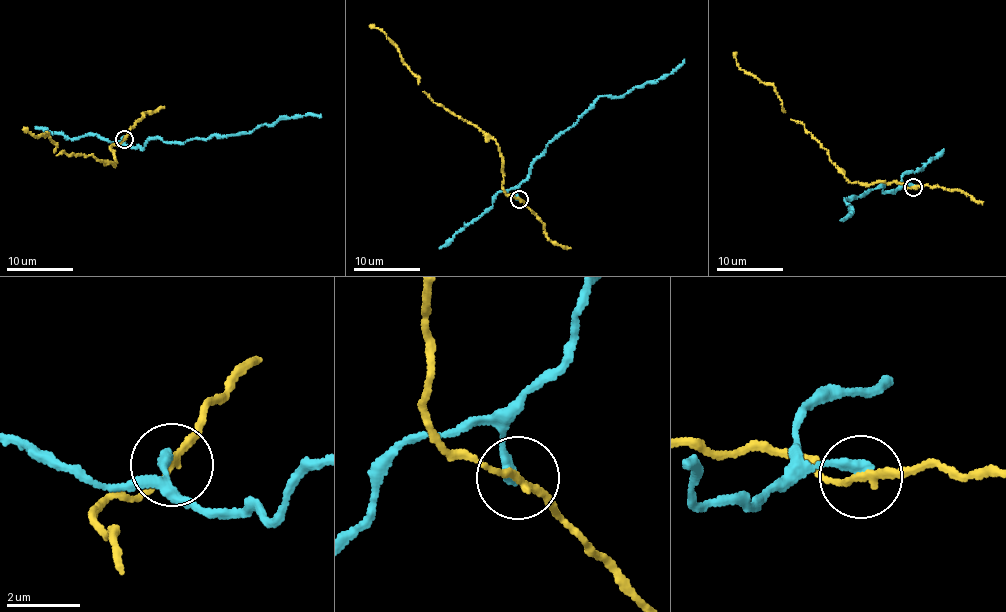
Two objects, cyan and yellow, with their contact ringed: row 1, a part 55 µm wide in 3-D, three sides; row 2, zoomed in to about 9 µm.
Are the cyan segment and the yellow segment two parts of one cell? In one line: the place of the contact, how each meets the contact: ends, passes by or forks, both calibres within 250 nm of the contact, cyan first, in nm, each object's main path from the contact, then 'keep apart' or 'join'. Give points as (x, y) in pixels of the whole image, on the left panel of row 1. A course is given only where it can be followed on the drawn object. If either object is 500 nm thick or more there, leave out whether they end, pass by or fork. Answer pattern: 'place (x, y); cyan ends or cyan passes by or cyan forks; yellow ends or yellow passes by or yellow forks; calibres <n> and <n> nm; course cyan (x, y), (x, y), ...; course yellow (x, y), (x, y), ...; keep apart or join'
place (124, 139); cyan ends; yellow passes by; calibres 320 and 170 nm; course cyan (123, 139), (140, 149), (156, 138), (180, 143), (251, 133), (265, 125), (307, 115), (321, 117); course yellow (124, 138), (110, 146), (115, 166), (90, 154), (56, 155), (49, 134), (39, 137), (22, 130); keep apart

